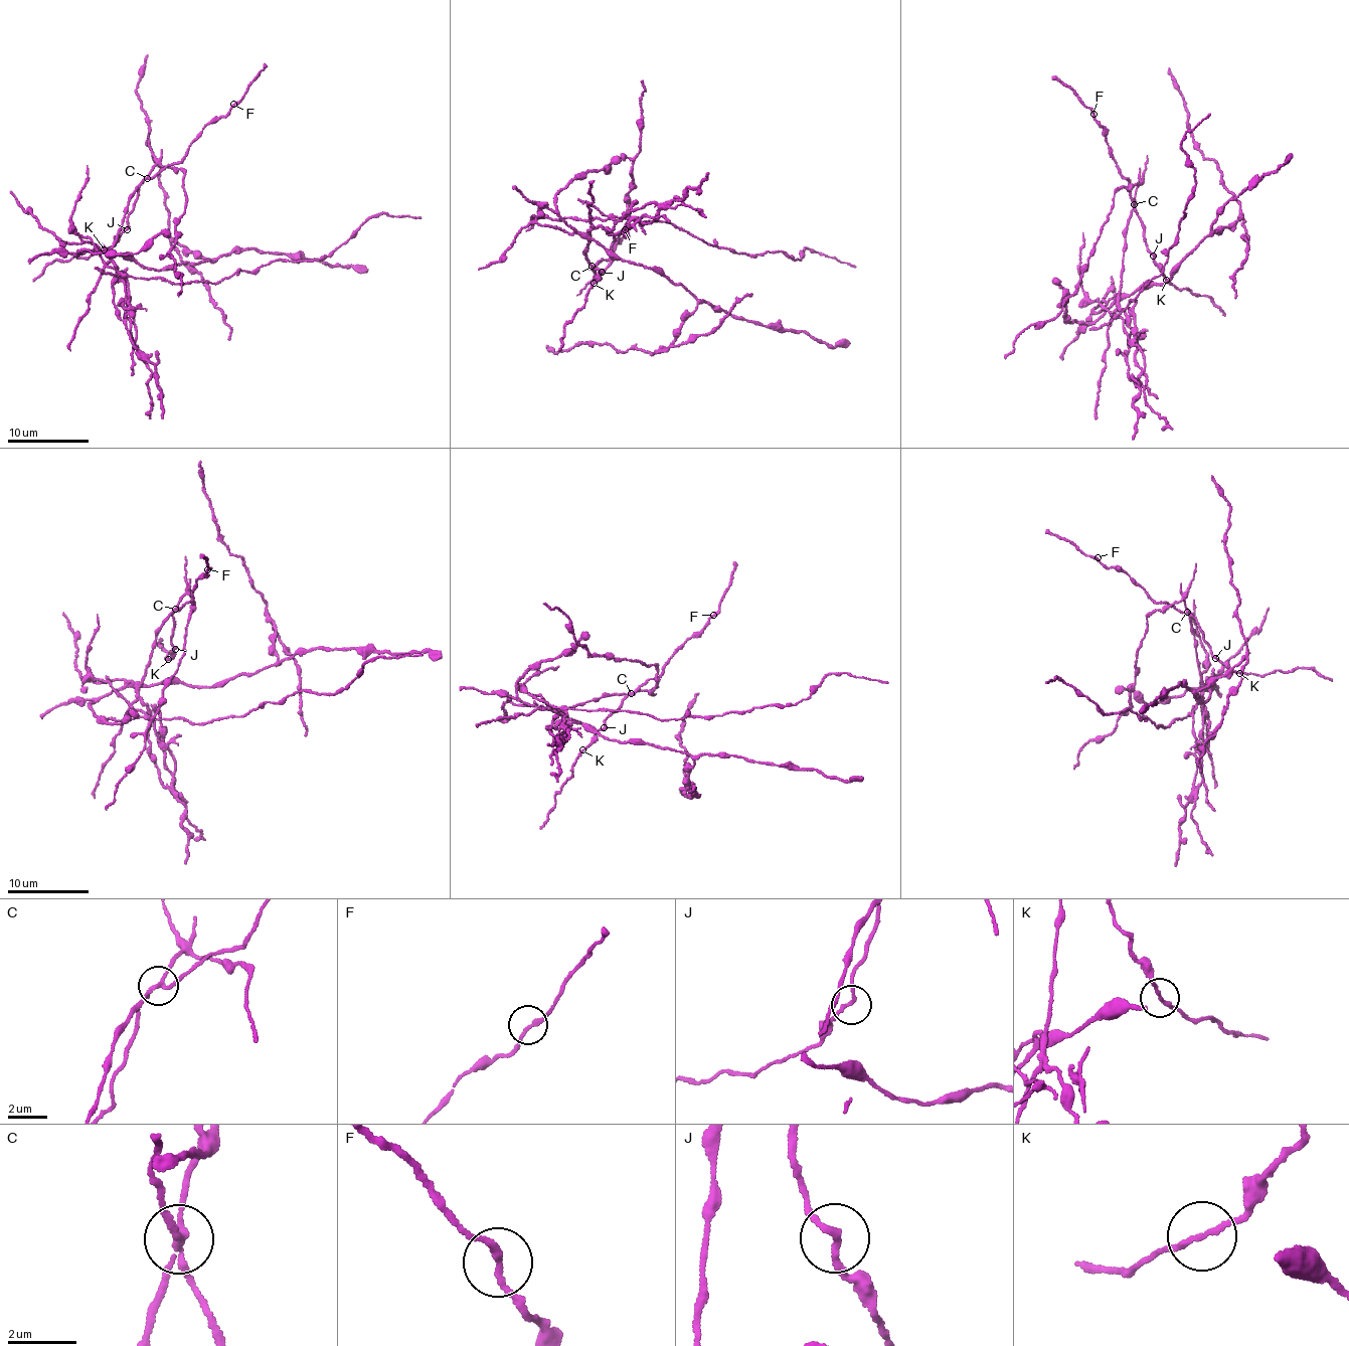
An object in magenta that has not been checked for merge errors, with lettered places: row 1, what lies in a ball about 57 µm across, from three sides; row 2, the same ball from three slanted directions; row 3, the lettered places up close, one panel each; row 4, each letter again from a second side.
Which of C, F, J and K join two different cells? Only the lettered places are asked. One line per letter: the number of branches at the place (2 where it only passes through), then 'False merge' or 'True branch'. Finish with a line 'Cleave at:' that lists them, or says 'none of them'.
C: Branches: 4. False merge
F: Branches: 2. False merge
J: Branches: 2. True branch
K: Branches: 2. True branch
Cleave at: C, F

